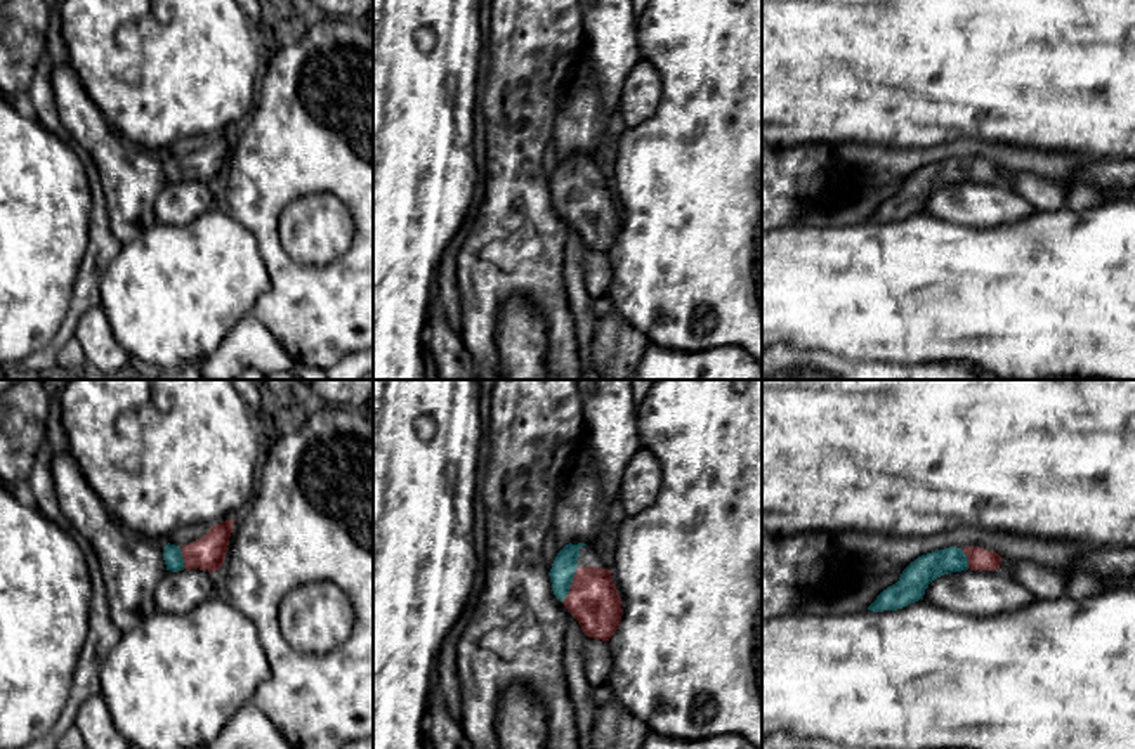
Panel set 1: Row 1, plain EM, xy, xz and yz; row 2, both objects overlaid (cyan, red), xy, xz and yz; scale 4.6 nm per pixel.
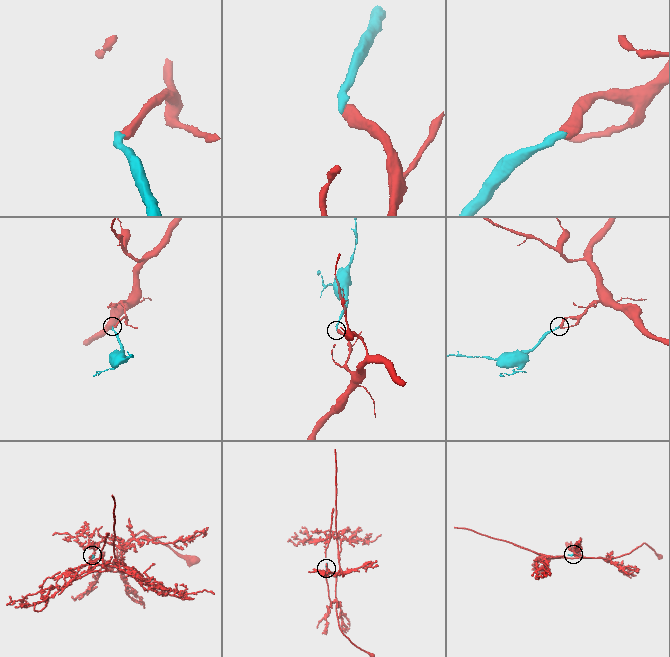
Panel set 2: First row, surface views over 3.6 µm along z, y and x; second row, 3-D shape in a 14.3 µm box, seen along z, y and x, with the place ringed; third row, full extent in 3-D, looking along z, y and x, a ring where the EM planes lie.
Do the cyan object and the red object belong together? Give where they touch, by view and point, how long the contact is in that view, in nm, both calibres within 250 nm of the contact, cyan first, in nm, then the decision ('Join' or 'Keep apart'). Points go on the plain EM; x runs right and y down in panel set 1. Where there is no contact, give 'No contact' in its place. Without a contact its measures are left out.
Touches cyan at xz (570, 196). Shared border 180 nm. Thickness 120 nm (cyan) against 240 nm. Join

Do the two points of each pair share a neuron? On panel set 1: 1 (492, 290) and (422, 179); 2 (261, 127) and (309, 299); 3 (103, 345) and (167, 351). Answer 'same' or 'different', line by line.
1: different
2: same
3: different

